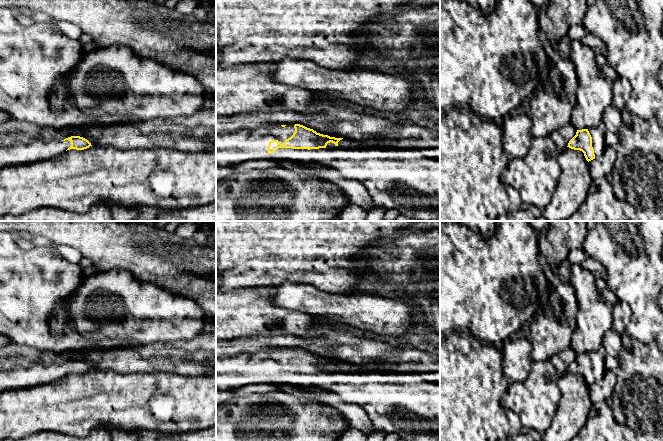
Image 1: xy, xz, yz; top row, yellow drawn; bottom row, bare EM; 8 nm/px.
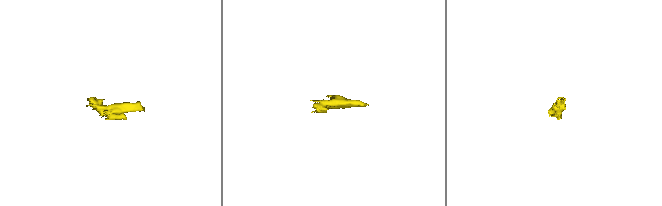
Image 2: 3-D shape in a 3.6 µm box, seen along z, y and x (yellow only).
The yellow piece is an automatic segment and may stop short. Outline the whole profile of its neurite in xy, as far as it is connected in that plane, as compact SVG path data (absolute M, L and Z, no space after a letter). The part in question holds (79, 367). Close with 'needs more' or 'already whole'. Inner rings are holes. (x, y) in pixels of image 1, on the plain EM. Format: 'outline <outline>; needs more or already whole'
outline M71 360L62 365L36 365L30 368L18 367L13 370L3 370L0 371L0 391L51 383L66 374L84 374L90 370L92 370L91 367L80 360Z; needs more

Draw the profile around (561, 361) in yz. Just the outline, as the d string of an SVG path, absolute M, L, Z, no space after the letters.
M571 348L562 350L560 353L552 356L550 362L559 375L567 372L569 365L576 359L576 352Z

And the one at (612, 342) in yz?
M613 329L608 330L603 340L603 347L606 355L617 357L621 349L621 345L622 339L620 334Z

